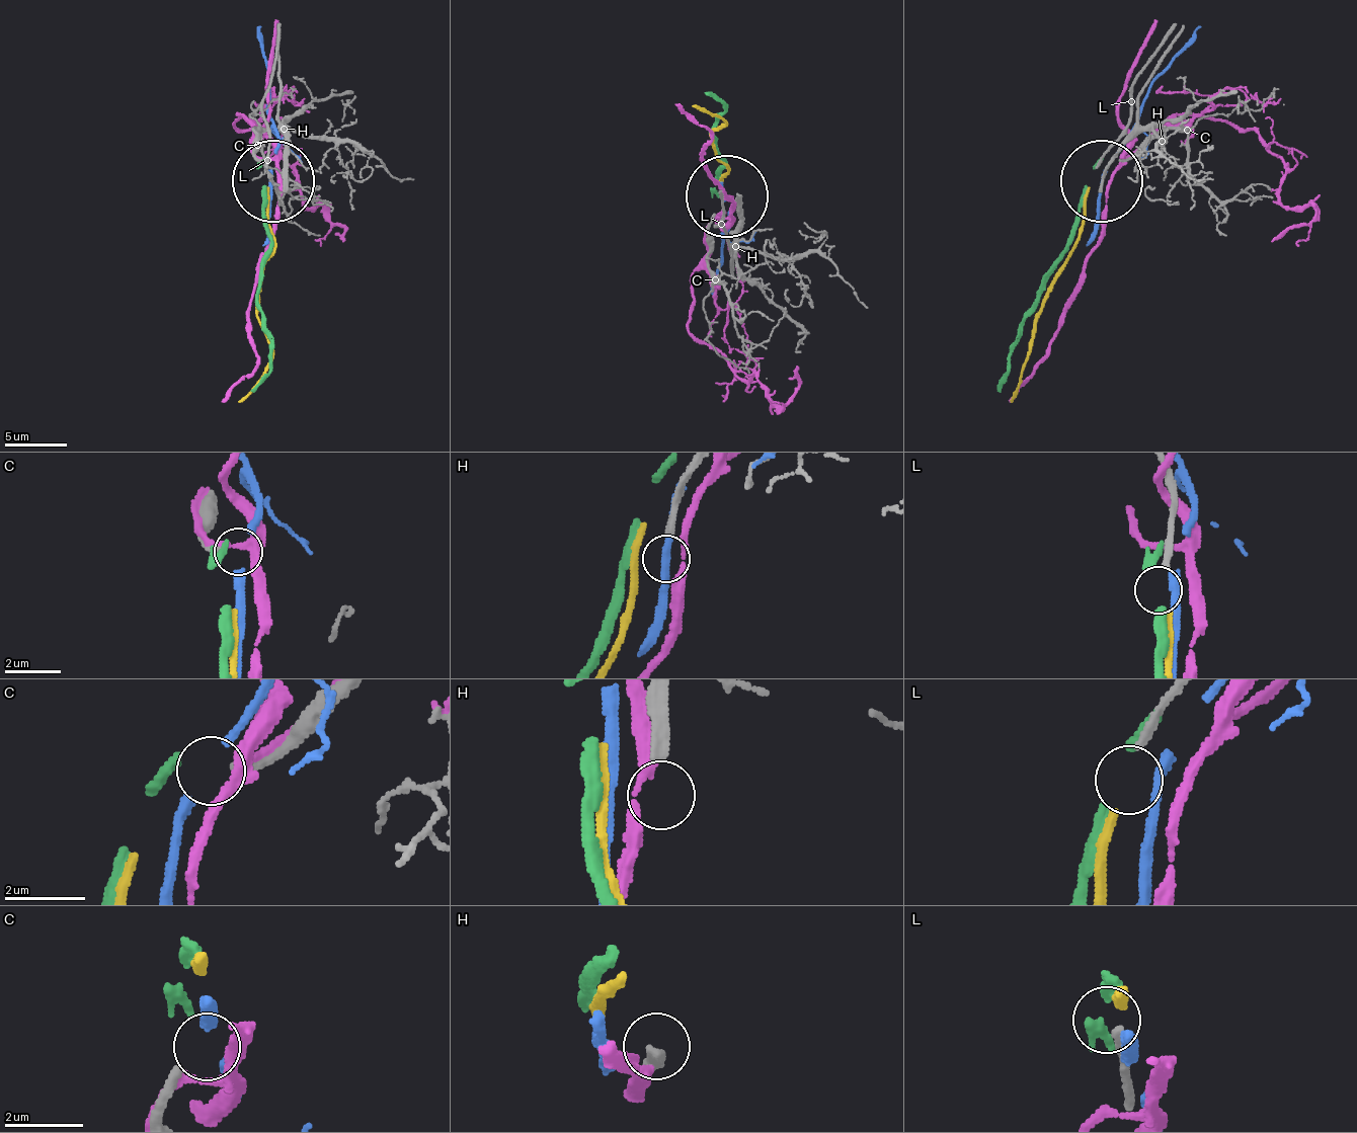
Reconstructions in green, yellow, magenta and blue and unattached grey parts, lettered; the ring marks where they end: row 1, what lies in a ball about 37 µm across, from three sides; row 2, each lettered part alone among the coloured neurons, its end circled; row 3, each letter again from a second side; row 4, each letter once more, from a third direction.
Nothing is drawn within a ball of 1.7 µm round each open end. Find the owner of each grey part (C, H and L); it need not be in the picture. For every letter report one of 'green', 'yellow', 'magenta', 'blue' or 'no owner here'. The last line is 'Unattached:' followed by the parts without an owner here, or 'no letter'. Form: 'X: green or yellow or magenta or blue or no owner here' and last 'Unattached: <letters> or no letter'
C: blue
H: no owner here
L: yellow
Unattached: H

